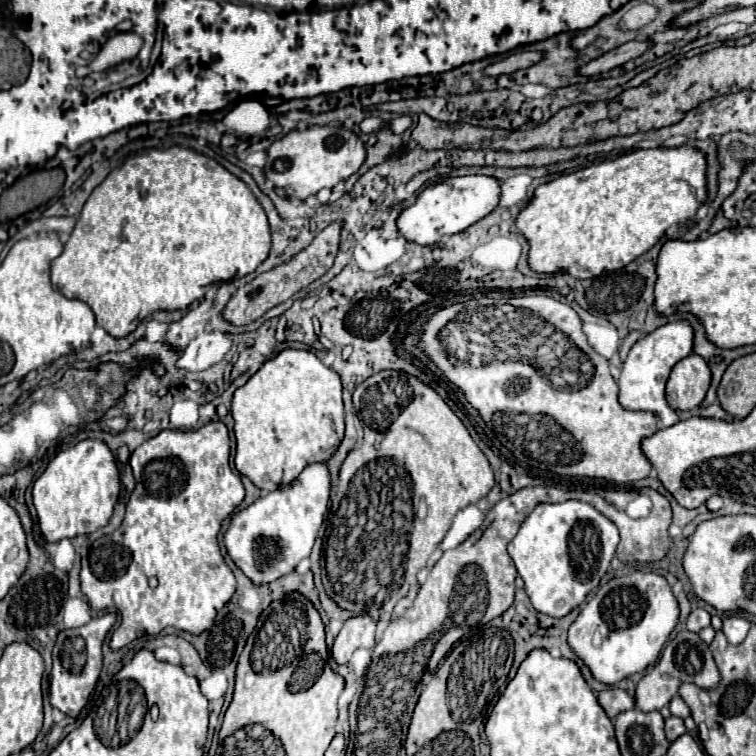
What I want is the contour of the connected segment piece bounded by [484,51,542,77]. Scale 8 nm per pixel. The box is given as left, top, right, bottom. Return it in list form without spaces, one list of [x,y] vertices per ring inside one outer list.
[[[518,51],[518,53],[512,53],[492,65],[488,65],[484,69],[484,75],[490,75],[490,77],[498,77],[498,75],[510,75],[518,69],[526,69],[534,63],[538,63],[542,59],[542,53],[540,51]]]

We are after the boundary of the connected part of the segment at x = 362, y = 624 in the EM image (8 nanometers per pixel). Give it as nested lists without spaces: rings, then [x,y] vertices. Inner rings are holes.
[[[368,615],[350,617],[334,639],[334,645],[332,645],[334,661],[348,663],[352,653],[358,647],[374,647],[376,645],[374,631],[376,631],[376,621],[372,617],[368,617]]]

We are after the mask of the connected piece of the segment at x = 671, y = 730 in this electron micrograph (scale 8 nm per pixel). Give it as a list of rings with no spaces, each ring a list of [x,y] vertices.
[[[670,715],[670,717],[666,719],[666,737],[668,737],[668,741],[672,743],[672,741],[676,741],[680,735],[684,735],[684,733],[686,733],[684,721],[682,721],[680,717]]]

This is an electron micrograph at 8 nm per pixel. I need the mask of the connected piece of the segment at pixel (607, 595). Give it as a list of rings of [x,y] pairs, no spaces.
[[[634,571],[598,587],[570,625],[568,645],[586,663],[596,681],[616,685],[658,661],[668,635],[678,623],[678,613],[678,601],[662,575]]]

